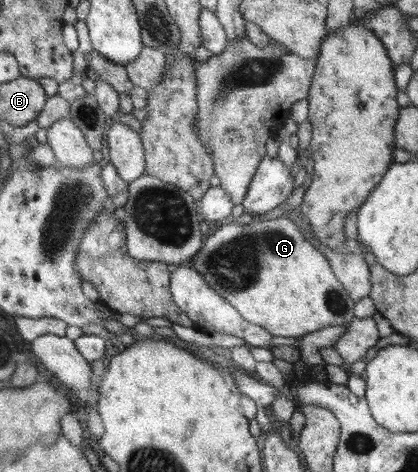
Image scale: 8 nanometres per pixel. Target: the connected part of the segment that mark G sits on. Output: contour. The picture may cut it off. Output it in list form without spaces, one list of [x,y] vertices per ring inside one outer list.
[[[281,216],[275,219],[258,220],[257,218],[251,218],[247,225],[241,225],[242,222],[225,222],[227,225],[223,225],[221,229],[217,229],[213,235],[209,233],[207,239],[204,238],[203,248],[195,255],[191,267],[195,271],[198,271],[207,282],[207,285],[211,286],[223,299],[226,299],[231,305],[235,306],[235,309],[247,320],[249,323],[264,327],[272,336],[275,337],[303,337],[304,335],[313,333],[321,328],[334,325],[348,325],[348,323],[354,318],[354,304],[351,296],[347,293],[347,290],[343,287],[343,284],[336,278],[330,266],[329,260],[325,258],[323,253],[320,253],[305,240],[305,237],[301,233],[297,223],[293,222],[285,216]]]

